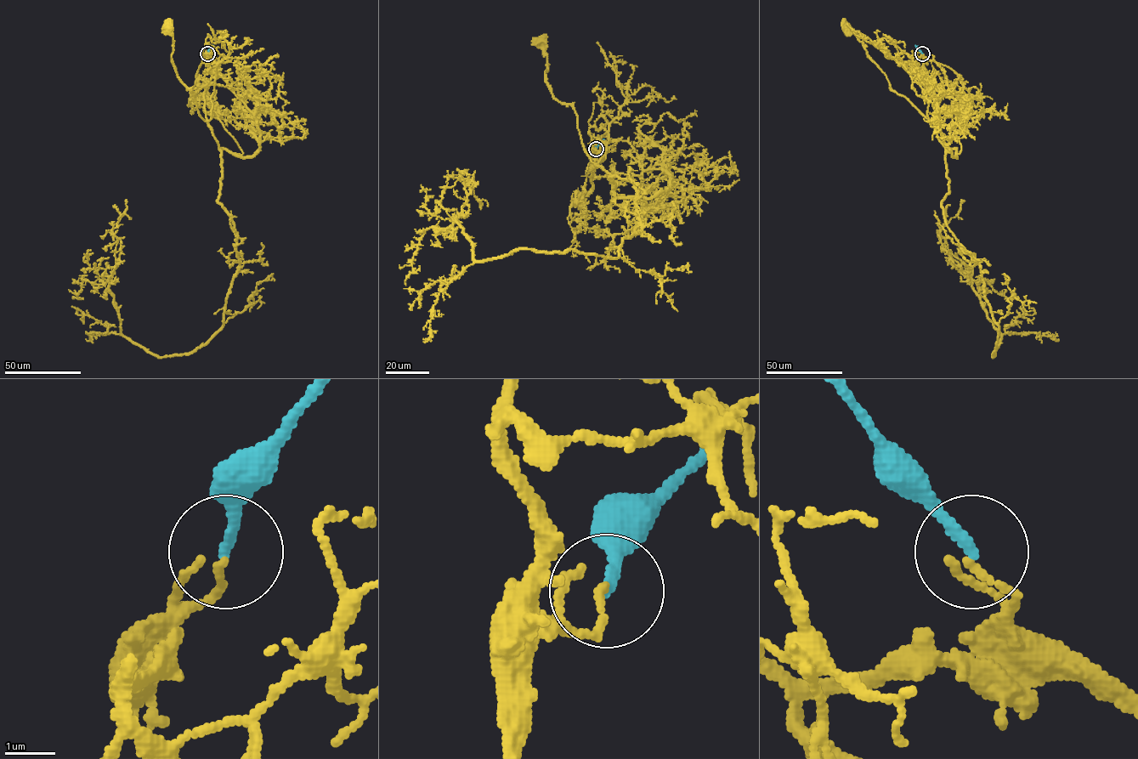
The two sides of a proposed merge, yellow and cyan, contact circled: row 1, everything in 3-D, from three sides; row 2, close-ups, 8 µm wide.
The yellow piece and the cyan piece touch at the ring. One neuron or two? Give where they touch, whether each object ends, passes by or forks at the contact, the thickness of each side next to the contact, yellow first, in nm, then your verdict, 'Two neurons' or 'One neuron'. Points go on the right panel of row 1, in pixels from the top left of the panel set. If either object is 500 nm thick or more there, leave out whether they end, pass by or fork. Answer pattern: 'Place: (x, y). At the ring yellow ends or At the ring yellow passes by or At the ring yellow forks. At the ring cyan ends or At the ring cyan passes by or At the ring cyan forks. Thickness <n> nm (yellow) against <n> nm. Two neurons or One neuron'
Place: (922, 53). At the ring yellow ends. At the ring cyan ends. Thickness 120 nm (yellow) against 200 nm. Two neurons

